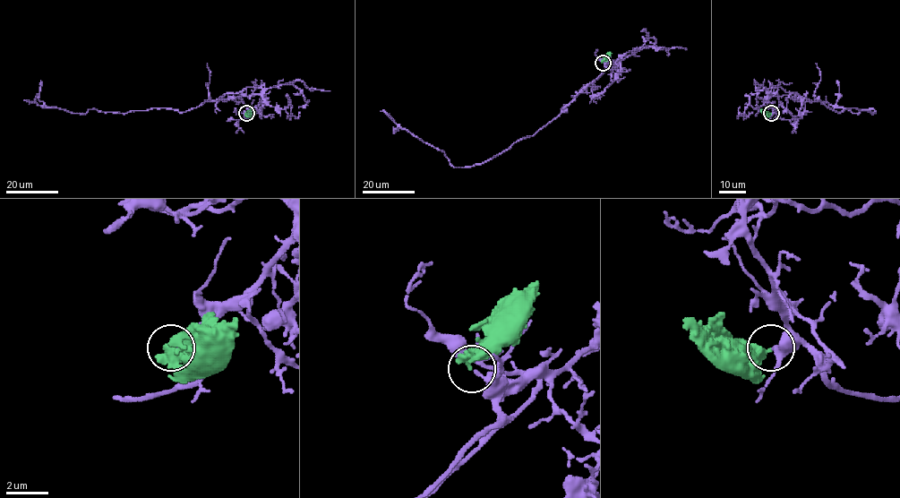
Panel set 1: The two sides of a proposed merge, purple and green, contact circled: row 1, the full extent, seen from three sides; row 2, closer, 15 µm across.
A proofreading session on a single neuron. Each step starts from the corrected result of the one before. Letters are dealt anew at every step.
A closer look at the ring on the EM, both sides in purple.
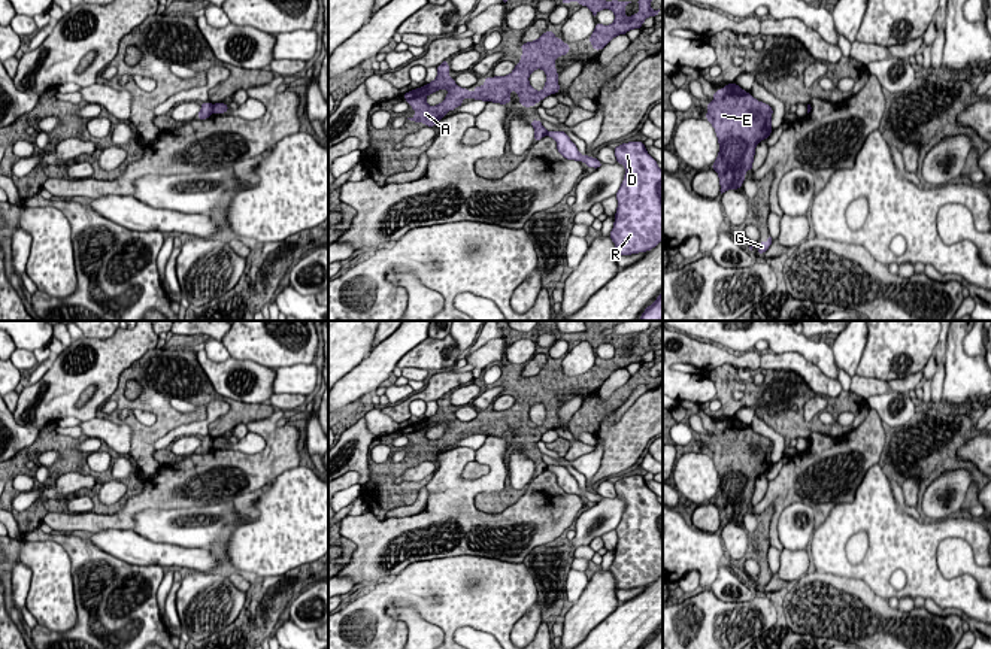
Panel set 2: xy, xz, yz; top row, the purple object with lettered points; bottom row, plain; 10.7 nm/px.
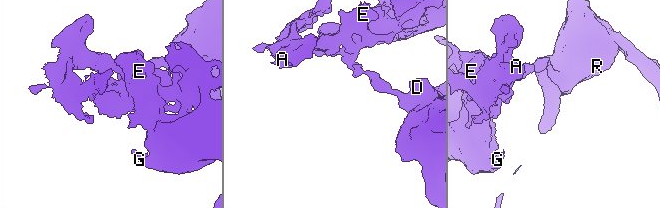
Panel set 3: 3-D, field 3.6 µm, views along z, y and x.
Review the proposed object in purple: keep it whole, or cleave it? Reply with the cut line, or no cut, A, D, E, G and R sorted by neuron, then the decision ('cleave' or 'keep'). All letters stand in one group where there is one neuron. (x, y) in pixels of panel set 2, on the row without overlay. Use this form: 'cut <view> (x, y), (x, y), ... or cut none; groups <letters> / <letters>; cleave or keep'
cut xy (211, 439), (214, 445); groups A E G / D R; cleave

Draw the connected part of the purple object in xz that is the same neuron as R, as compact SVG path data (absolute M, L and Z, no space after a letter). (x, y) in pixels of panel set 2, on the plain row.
M628 476L616 480L615 491L625 501L625 510L616 527L618 543L610 573L616 589L646 586L663 574L663 504L646 486L643 476Z

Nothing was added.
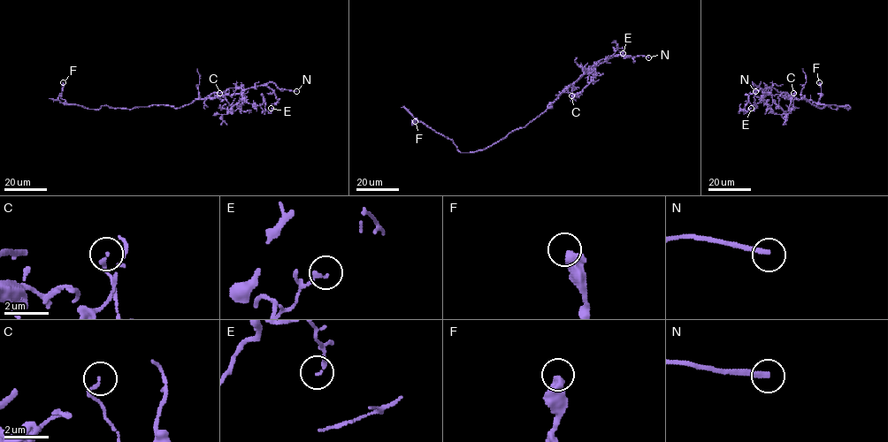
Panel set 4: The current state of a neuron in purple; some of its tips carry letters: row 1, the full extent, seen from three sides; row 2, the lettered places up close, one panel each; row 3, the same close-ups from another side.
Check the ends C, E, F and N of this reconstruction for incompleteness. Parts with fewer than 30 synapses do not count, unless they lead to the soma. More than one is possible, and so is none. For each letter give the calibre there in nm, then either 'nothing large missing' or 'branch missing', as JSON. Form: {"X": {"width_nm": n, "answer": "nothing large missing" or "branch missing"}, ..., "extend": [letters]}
{"C": {"width_nm": 140, "answer": "nothing large missing"}, "E": {"width_nm": 150, "answer": "nothing large missing"}, "F": {"width_nm": 460, "answer": "nothing large missing"}, "N": {"width_nm": 240, "answer": "branch missing"}, "extend": ["N"]}

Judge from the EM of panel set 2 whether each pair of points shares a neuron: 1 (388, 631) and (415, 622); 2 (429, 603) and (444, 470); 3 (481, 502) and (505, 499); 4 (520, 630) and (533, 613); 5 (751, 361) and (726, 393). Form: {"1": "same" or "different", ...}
{"1": "different", "2": "different", "3": "same", "4": "same", "5": "different"}

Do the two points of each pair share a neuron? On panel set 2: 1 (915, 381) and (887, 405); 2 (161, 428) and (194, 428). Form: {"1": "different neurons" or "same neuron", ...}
{"1": "different neurons", "2": "different neurons"}

